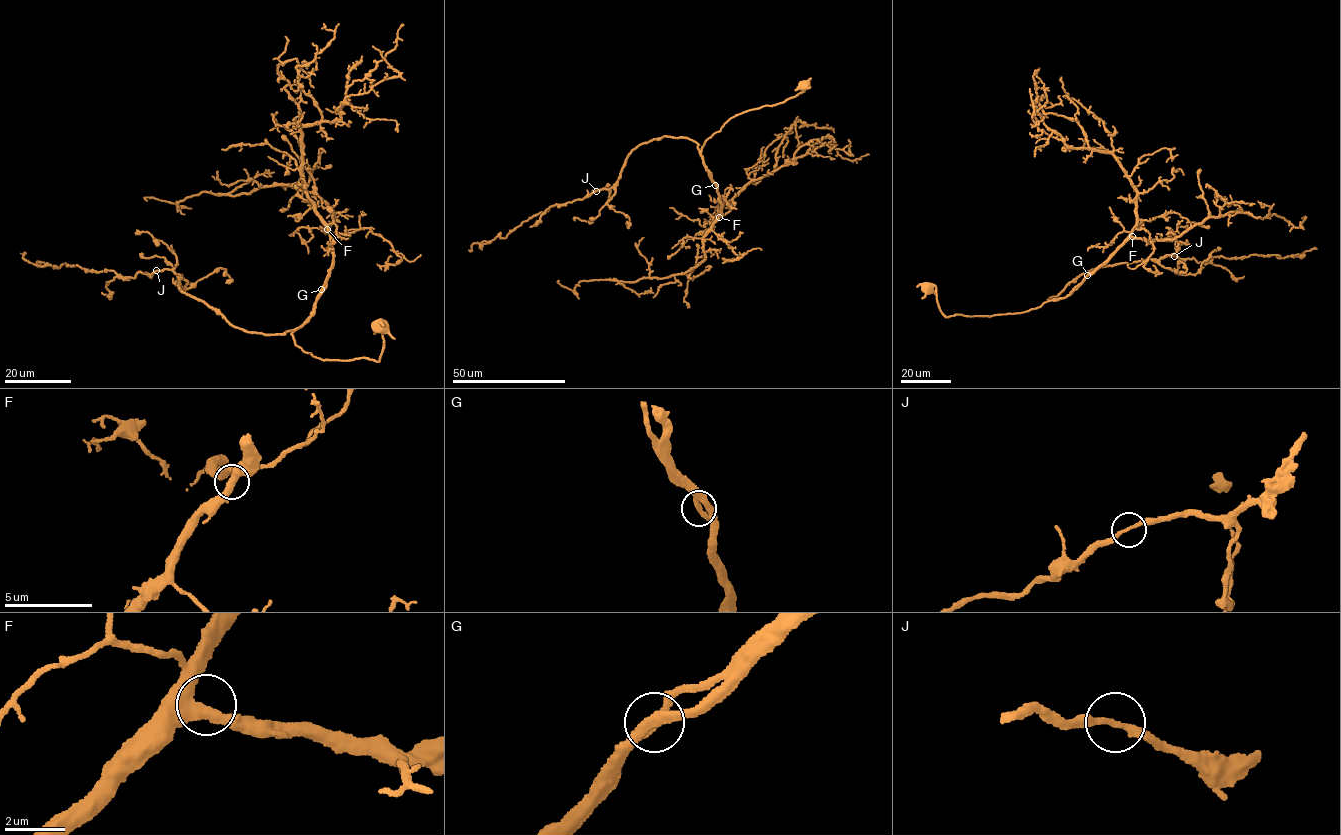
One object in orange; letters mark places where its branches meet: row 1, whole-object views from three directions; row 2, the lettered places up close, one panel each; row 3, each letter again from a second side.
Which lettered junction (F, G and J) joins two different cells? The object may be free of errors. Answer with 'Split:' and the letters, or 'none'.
Split: none

